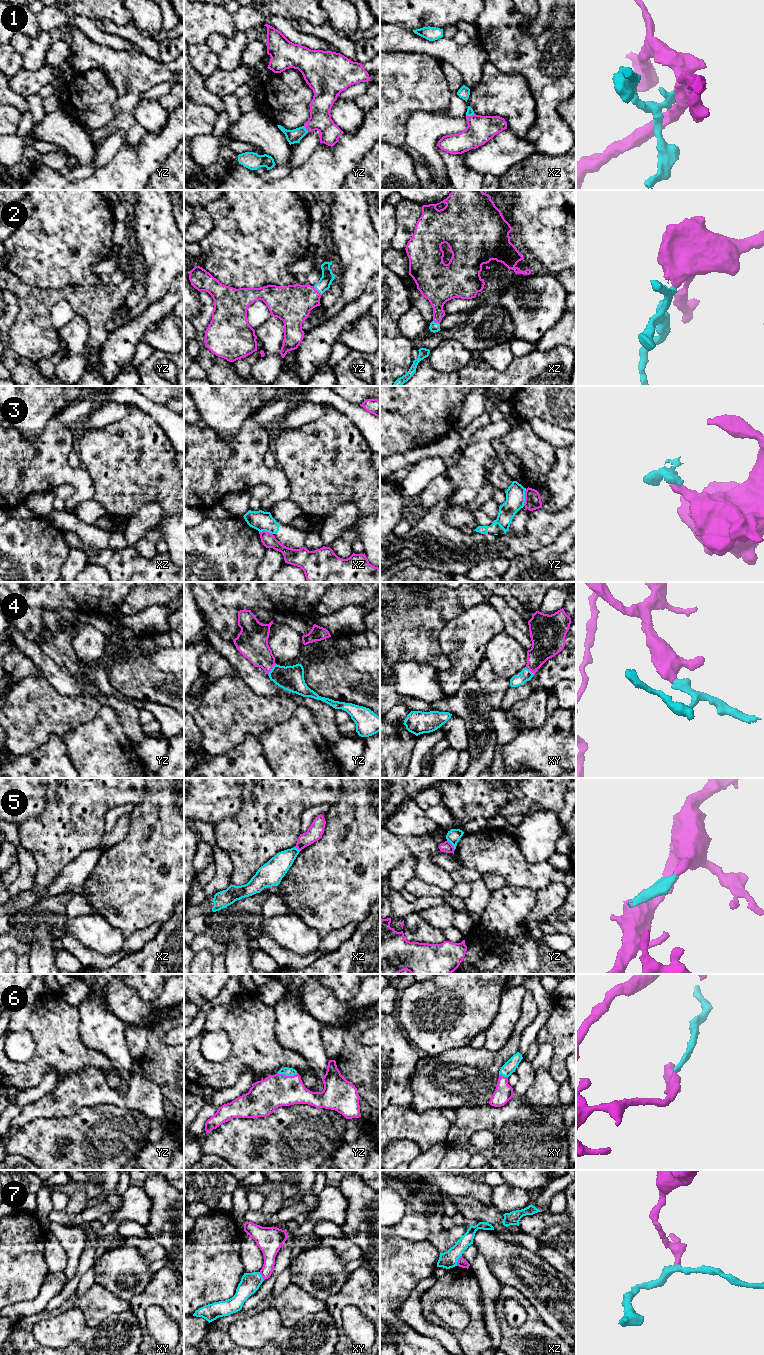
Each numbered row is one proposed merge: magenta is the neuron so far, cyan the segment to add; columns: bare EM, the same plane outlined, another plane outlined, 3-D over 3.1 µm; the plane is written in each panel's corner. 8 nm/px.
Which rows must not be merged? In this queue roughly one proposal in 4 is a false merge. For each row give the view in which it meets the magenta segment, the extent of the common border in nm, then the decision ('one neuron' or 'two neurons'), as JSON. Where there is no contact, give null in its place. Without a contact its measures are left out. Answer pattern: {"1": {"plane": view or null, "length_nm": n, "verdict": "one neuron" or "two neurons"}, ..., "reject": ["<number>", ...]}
{"1": {"plane": "yz", "length_nm": 60, "verdict": "one neuron"}, "2": {"plane": "yz", "length_nm": 90, "verdict": "one neuron"}, "3": {"plane": "yz", "length_nm": 140, "verdict": "two neurons"}, "4": {"plane": "yz", "length_nm": 110, "verdict": "one neuron"}, "5": {"plane": "yz", "length_nm": 110, "verdict": "two neurons"}, "6": {"plane": "yz", "length_nm": 170, "verdict": "one neuron"}, "7": {"plane": "xz", "length_nm": 100, "verdict": "two neurons"}, "reject": ["3", "5", "7"]}

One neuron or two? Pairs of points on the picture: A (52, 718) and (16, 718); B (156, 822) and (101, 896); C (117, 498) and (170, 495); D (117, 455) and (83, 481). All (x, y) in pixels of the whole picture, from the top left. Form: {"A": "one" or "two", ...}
{"A": "one", "B": "one", "C": "one", "D": "two"}

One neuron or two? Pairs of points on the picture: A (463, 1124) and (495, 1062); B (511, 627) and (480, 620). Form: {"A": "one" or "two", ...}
{"A": "two", "B": "two"}

